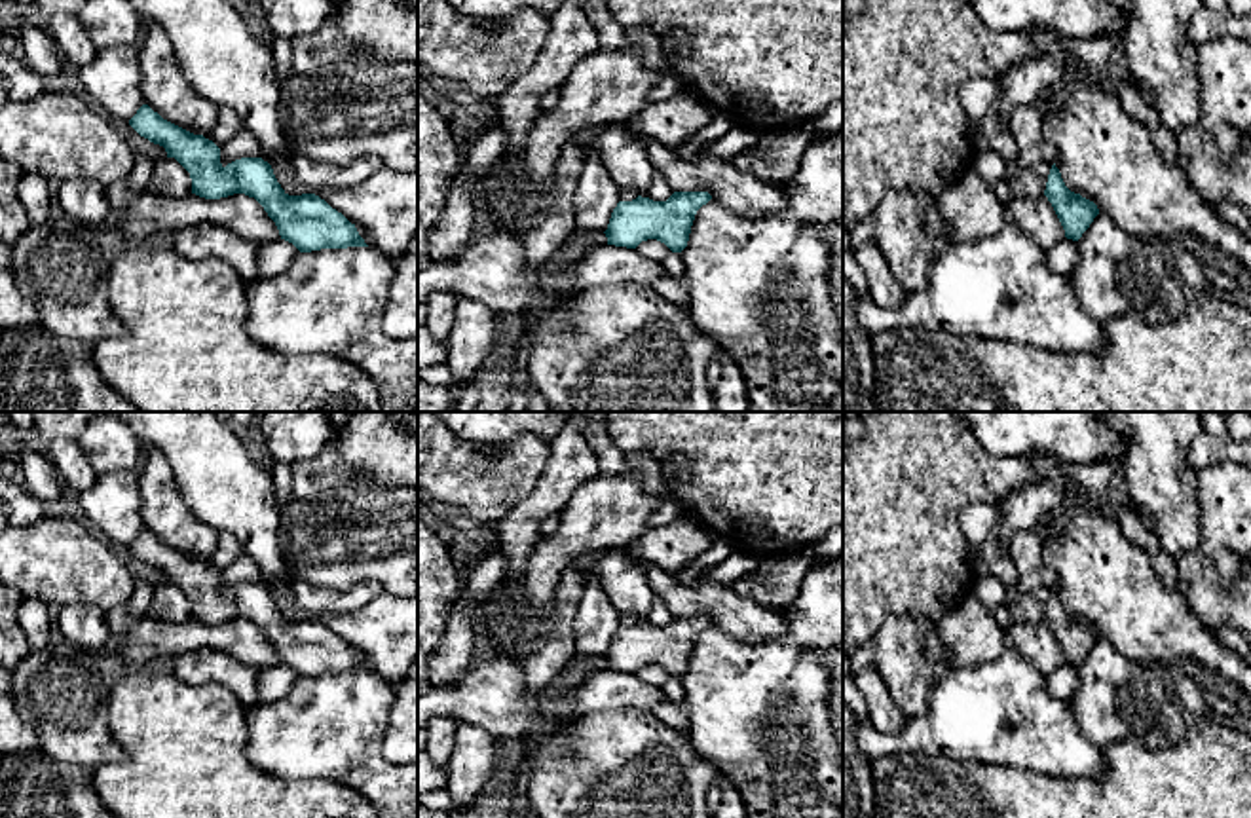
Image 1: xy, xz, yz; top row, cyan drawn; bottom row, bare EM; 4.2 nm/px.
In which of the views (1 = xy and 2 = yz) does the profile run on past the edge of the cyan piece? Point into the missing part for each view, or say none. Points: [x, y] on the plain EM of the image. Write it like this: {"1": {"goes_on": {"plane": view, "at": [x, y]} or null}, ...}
{"1": {"goes_on": null}, "2": {"goes_on": null}}

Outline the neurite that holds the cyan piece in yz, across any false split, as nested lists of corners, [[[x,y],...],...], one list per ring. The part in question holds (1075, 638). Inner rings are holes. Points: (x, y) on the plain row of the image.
[[[1055,588],[1050,594],[1044,621],[1052,628],[1067,664],[1078,666],[1099,640],[1099,634],[1093,626],[1071,617],[1065,611]]]

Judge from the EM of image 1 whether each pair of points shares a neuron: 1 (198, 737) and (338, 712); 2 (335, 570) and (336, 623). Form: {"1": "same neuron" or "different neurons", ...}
{"1": "different neurons", "2": "different neurons"}

